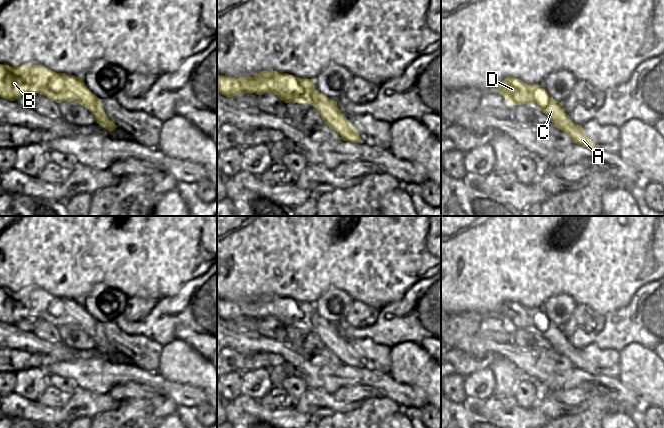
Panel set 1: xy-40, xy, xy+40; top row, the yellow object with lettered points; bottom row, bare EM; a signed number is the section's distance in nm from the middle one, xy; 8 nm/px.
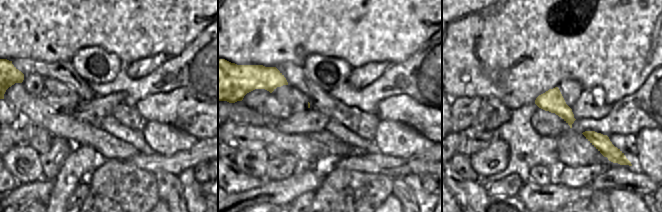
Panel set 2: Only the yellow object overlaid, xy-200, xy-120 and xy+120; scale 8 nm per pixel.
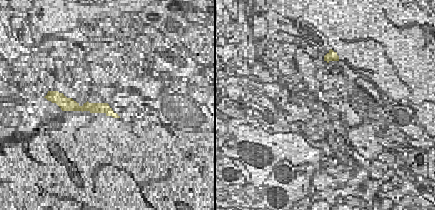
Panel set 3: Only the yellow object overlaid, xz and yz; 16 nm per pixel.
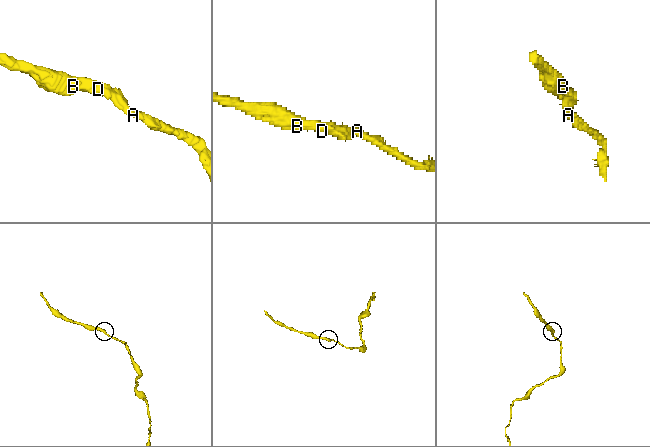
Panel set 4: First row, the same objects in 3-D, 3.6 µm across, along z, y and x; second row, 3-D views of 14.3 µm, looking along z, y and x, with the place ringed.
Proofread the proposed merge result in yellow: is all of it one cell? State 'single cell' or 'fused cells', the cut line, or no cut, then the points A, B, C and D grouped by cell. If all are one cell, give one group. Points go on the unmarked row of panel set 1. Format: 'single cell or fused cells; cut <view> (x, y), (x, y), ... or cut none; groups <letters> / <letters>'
single cell; cut none; groups A B C D

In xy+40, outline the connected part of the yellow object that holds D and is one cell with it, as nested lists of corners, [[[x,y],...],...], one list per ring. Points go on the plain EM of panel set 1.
[[[508,301],[497,314],[511,329],[534,327],[552,346],[552,349],[564,355],[576,368],[595,374],[597,370],[585,358],[581,349],[574,347],[558,327],[540,309],[526,309],[520,303]]]

